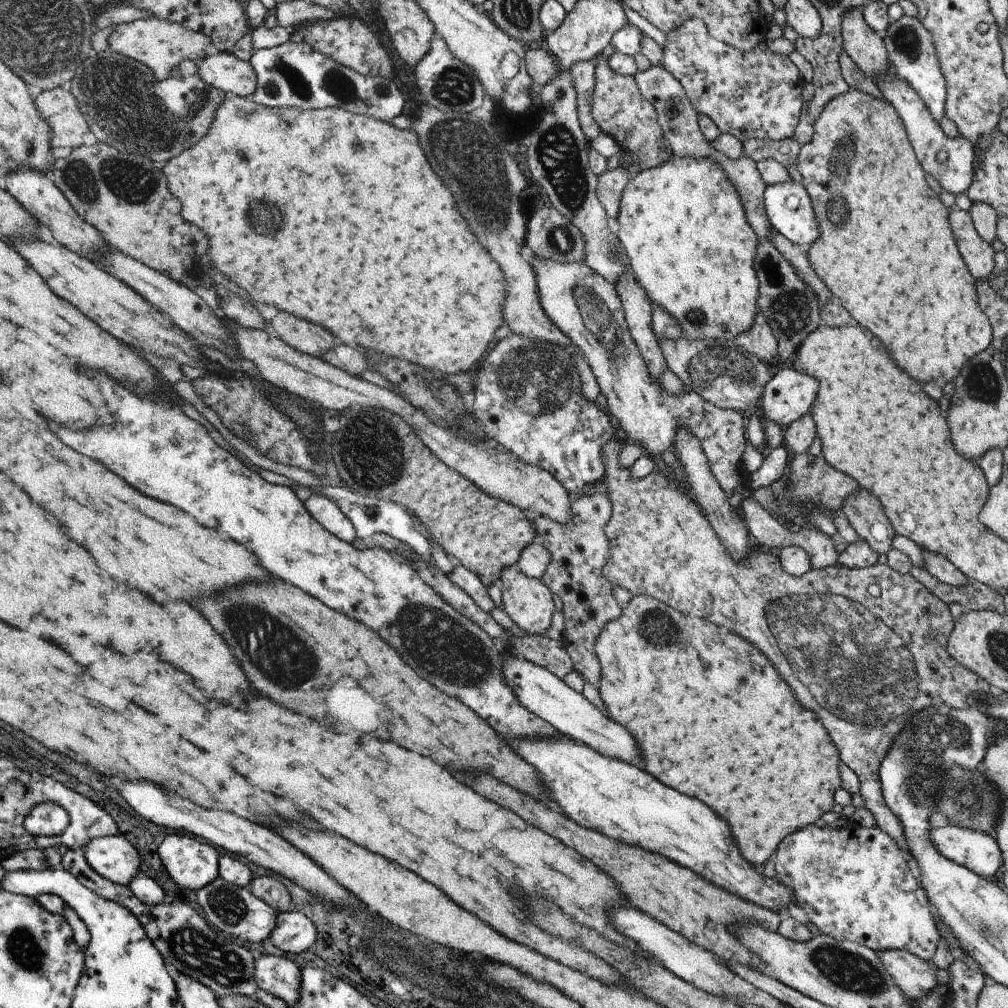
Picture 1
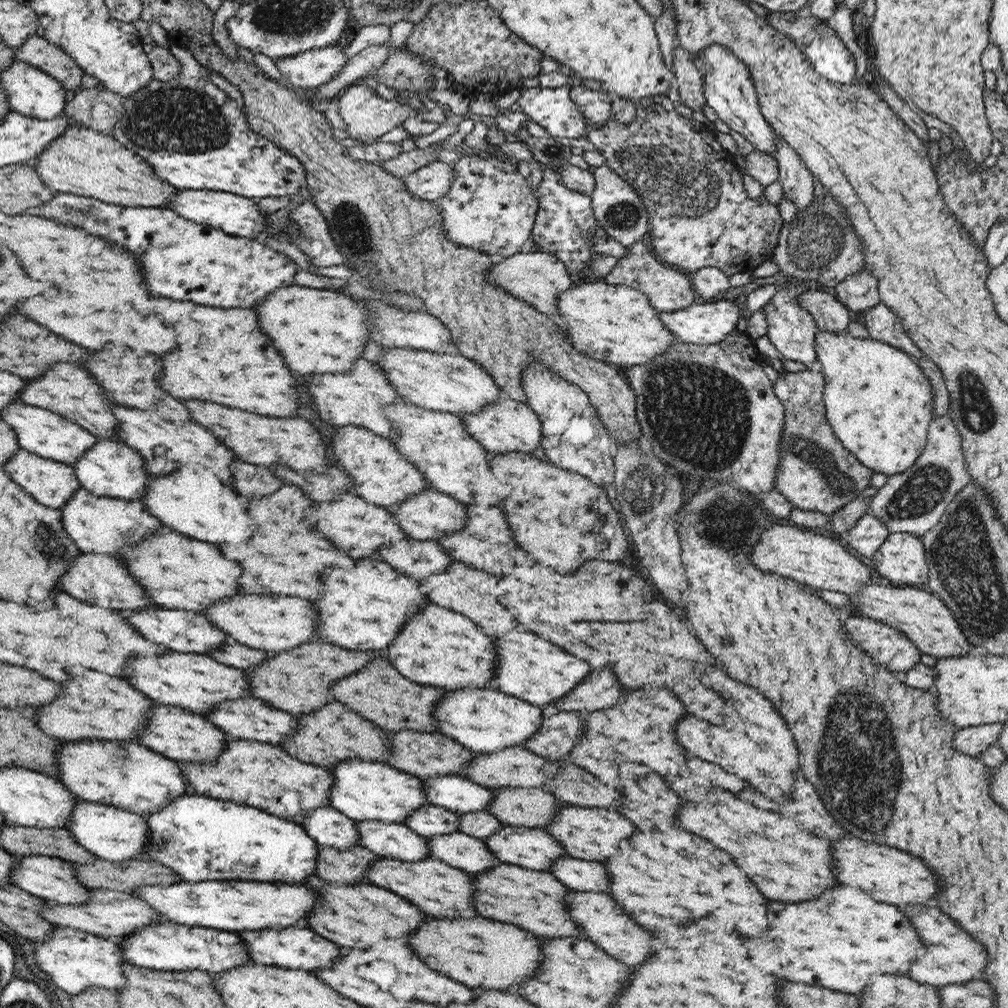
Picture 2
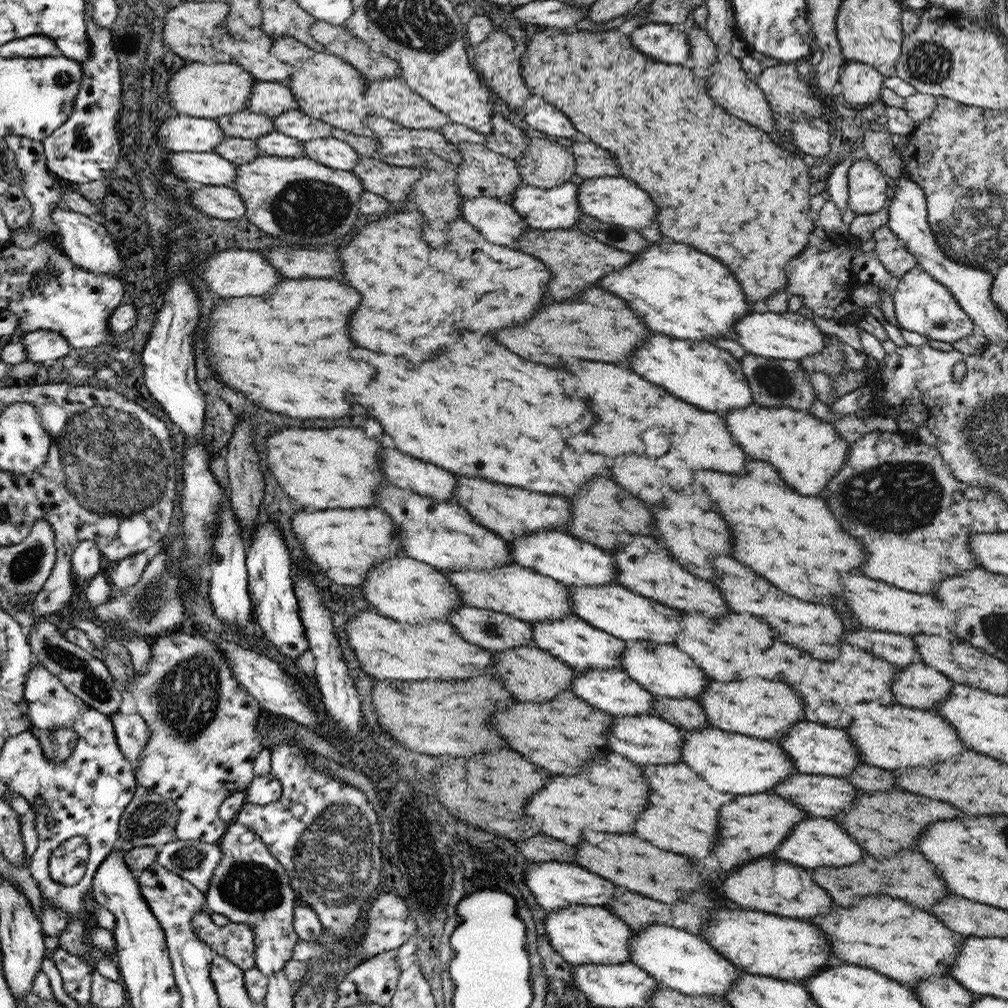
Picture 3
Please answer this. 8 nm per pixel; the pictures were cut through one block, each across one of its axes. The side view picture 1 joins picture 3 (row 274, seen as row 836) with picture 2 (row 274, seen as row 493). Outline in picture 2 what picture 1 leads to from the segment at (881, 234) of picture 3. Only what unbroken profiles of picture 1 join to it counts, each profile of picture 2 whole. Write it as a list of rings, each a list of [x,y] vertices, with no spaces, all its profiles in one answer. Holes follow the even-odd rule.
[[[643,238],[626,246],[626,253],[628,256],[618,259],[612,271],[602,278],[605,284],[628,286],[643,292],[650,306],[654,306],[658,313],[674,312],[694,304],[695,292],[691,288],[690,275],[660,261],[643,242]]]

